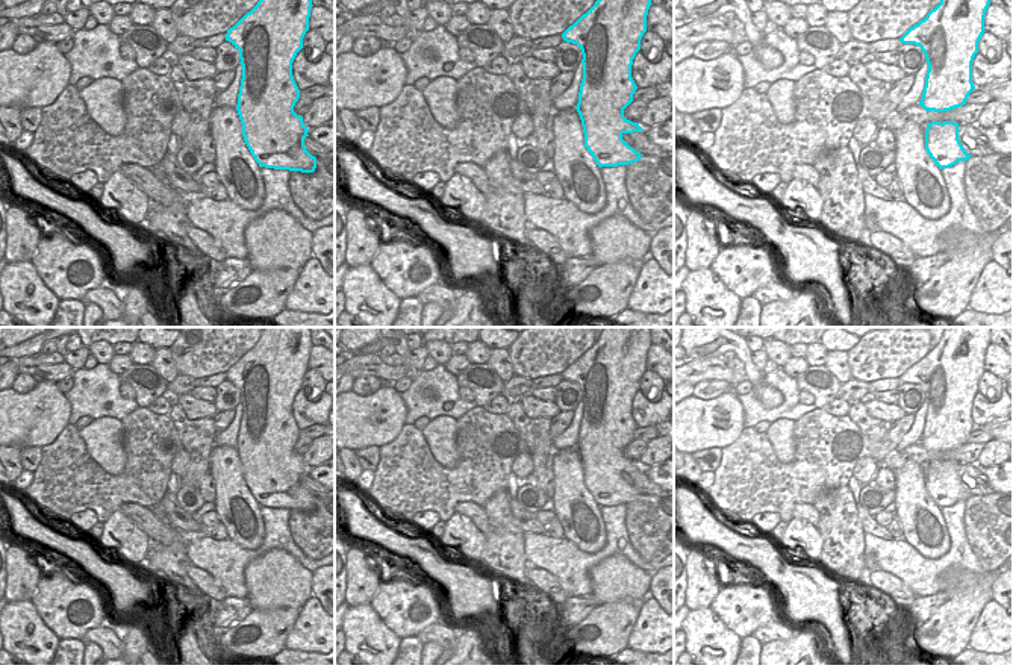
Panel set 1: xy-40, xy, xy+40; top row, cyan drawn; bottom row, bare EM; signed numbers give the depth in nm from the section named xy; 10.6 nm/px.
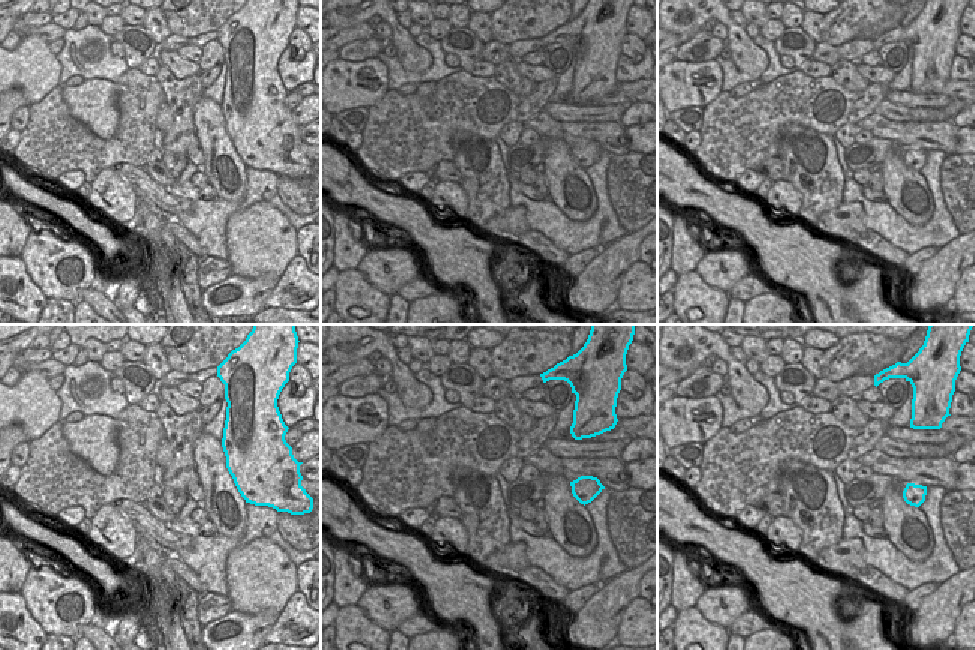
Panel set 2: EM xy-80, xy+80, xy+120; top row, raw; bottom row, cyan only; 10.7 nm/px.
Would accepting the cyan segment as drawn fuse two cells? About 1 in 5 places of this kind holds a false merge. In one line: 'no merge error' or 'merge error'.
no merge error

